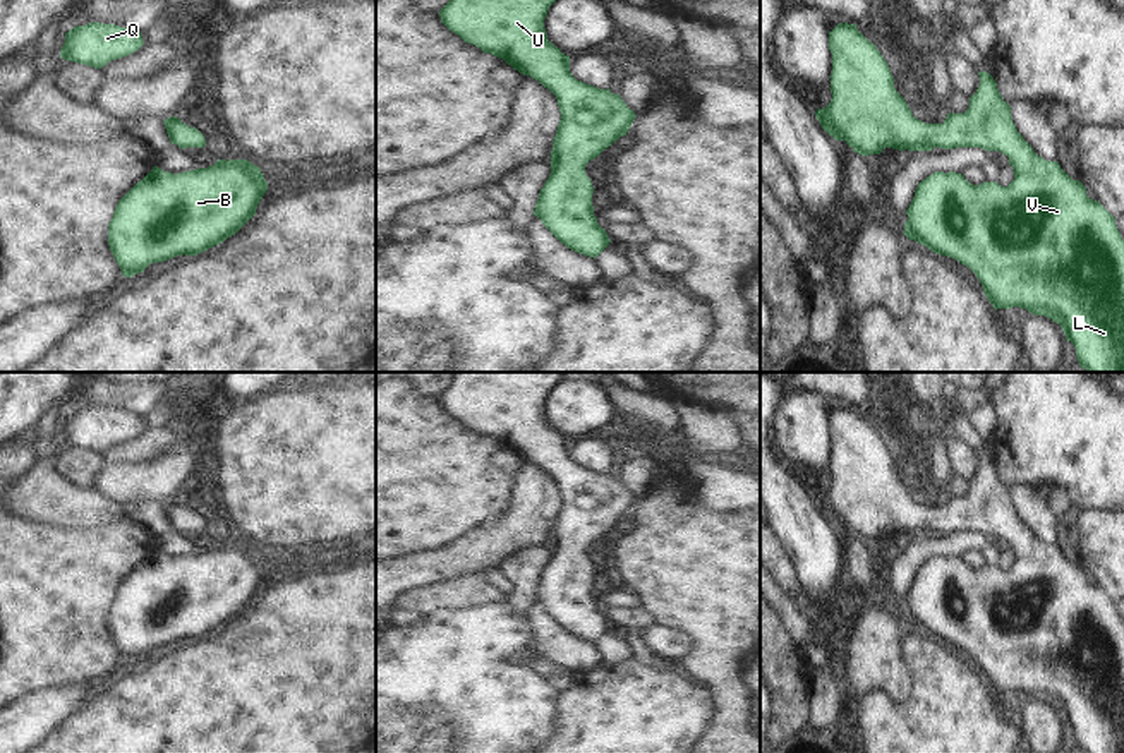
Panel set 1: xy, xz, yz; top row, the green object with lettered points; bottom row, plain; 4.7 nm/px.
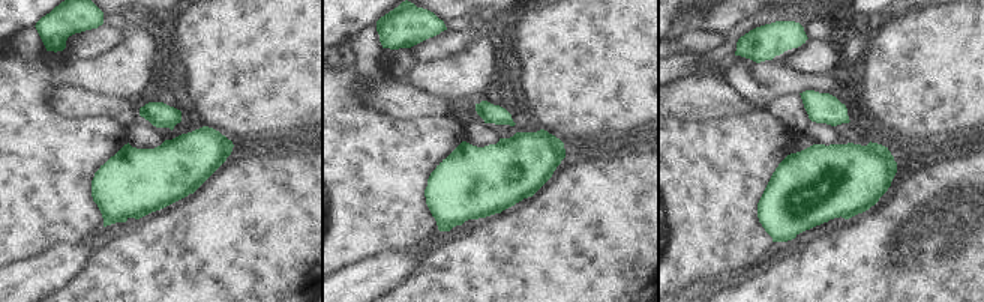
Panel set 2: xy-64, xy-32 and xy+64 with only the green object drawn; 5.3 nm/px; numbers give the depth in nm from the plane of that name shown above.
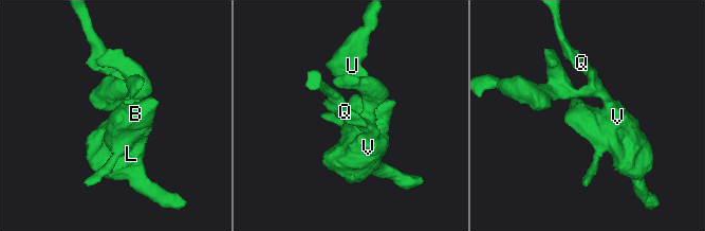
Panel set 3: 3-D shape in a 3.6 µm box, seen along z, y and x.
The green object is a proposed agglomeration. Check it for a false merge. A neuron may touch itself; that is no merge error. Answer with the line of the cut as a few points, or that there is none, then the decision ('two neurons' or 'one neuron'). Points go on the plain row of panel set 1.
no cut | one neuron

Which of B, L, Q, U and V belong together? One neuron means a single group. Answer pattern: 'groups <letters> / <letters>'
groups B L Q U V

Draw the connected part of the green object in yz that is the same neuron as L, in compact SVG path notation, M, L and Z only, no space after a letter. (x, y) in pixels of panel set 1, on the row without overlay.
M837 408L829 415L832 437L831 477L825 492L815 496L822 513L836 525L844 525L861 540L880 539L885 532L899 535L932 535L934 532L982 532L999 535L1009 542L1014 564L1002 571L997 566L970 568L956 556L935 556L922 564L906 593L904 619L968 650L983 671L983 678L994 693L1021 691L1035 700L1045 700L1057 707L1066 724L1076 732L1083 753L1124 753L1124 624L1115 602L1098 587L1086 580L1086 571L1073 564L1057 545L1047 545L1018 516L1011 491L997 473L997 467L985 455L978 456L980 470L970 482L964 497L947 497L942 508L925 508L913 501L908 487L894 472L891 453L877 431L870 427L856 408Z

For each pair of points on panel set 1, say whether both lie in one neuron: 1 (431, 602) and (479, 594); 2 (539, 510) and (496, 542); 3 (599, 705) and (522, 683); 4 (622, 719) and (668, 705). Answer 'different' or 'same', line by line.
1: same
2: same
3: different
4: same

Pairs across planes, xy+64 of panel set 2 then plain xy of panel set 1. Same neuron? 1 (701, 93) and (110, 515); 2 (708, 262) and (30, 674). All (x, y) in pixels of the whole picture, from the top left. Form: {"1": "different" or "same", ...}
{"1": "same", "2": "same"}

